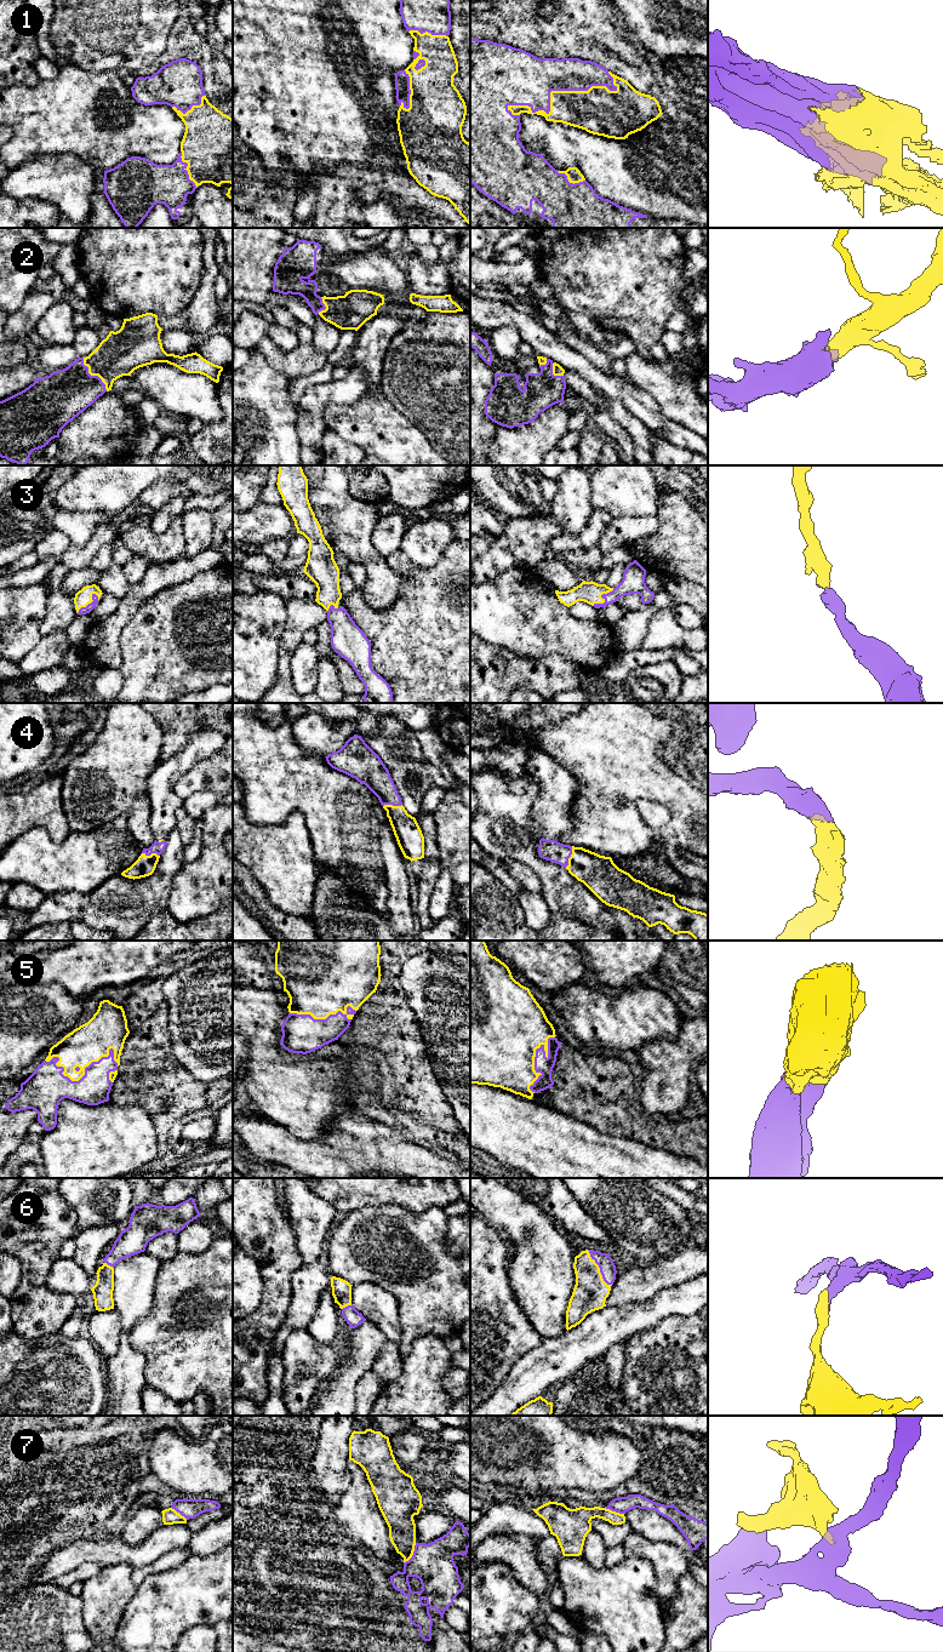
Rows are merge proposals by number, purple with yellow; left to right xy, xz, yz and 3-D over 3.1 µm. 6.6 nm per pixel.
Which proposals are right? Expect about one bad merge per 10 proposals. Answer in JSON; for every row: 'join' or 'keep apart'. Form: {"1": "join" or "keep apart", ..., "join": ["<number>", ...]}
{"1": "join", "2": "join", "3": "join", "4": "join", "5": "join", "6": "join", "7": "keep apart", "join": ["1", "2", "3", "4", "5", "6"]}

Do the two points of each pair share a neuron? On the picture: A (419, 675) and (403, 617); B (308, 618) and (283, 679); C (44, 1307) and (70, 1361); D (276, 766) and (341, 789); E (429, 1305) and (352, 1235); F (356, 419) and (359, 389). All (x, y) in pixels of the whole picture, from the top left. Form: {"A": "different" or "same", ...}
{"A": "same", "B": "same", "C": "different", "D": "same", "E": "same", "F": "different"}

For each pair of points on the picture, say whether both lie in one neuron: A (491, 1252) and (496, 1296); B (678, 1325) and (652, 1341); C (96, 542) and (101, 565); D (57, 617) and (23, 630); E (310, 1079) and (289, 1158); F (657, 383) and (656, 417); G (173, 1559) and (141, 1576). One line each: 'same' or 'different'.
A: same
B: same
C: different
D: different
E: different
F: different
G: same

